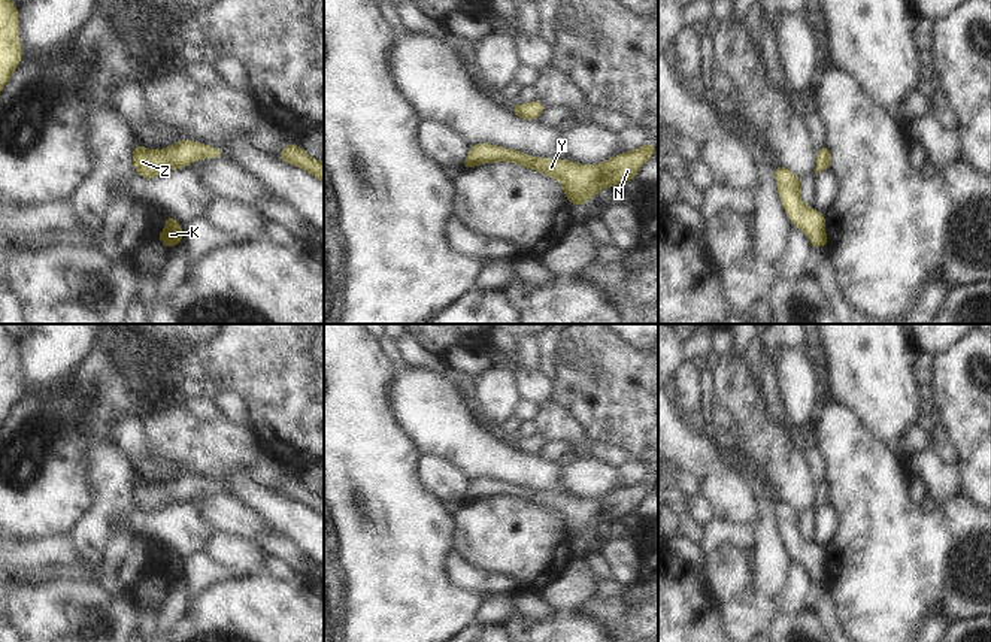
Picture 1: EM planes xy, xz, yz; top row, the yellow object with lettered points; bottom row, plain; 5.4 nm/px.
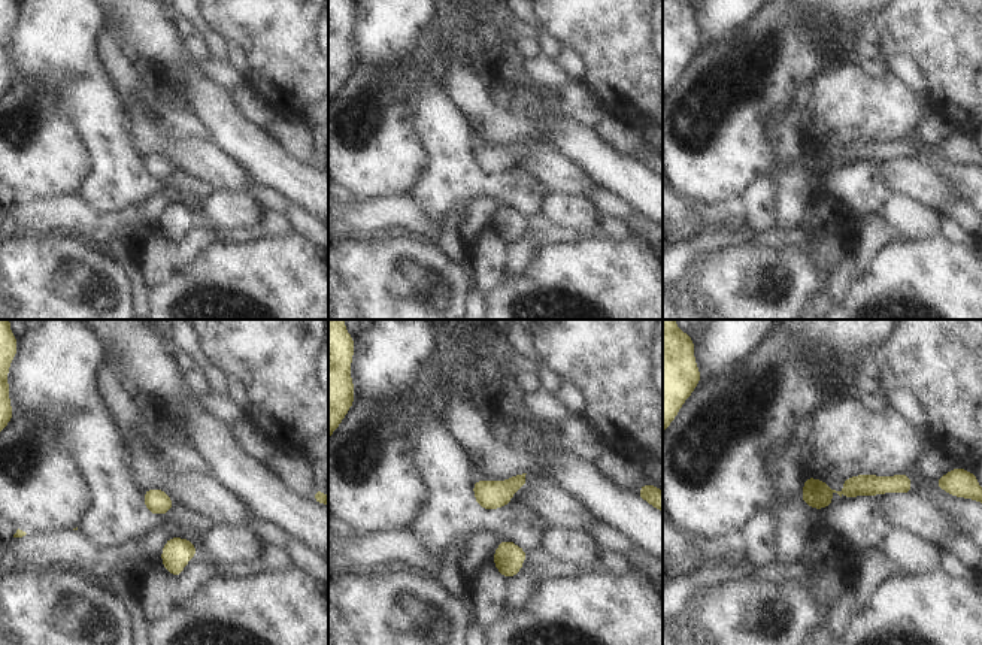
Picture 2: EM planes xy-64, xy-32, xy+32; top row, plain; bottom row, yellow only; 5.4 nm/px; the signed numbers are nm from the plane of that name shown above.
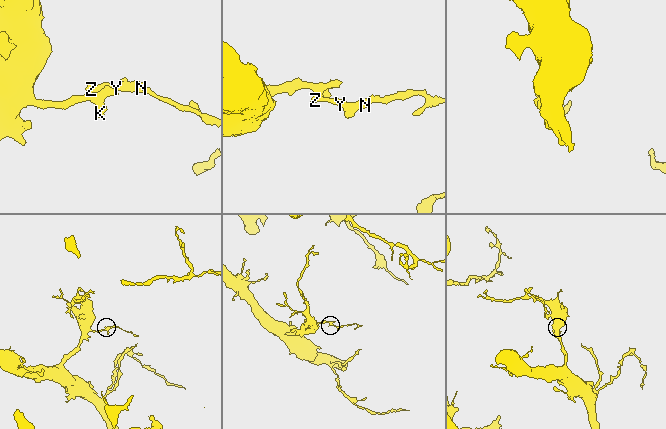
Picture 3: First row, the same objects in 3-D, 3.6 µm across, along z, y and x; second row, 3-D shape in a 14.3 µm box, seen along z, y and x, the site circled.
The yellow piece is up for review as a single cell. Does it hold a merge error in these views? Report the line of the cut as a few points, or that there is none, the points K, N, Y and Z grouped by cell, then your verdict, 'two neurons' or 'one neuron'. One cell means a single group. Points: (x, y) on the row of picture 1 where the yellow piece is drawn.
no cut | K N Y Z | one neuron

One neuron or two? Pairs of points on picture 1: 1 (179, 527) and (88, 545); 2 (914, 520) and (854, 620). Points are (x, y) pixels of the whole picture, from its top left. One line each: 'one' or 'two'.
1: one
2: one

